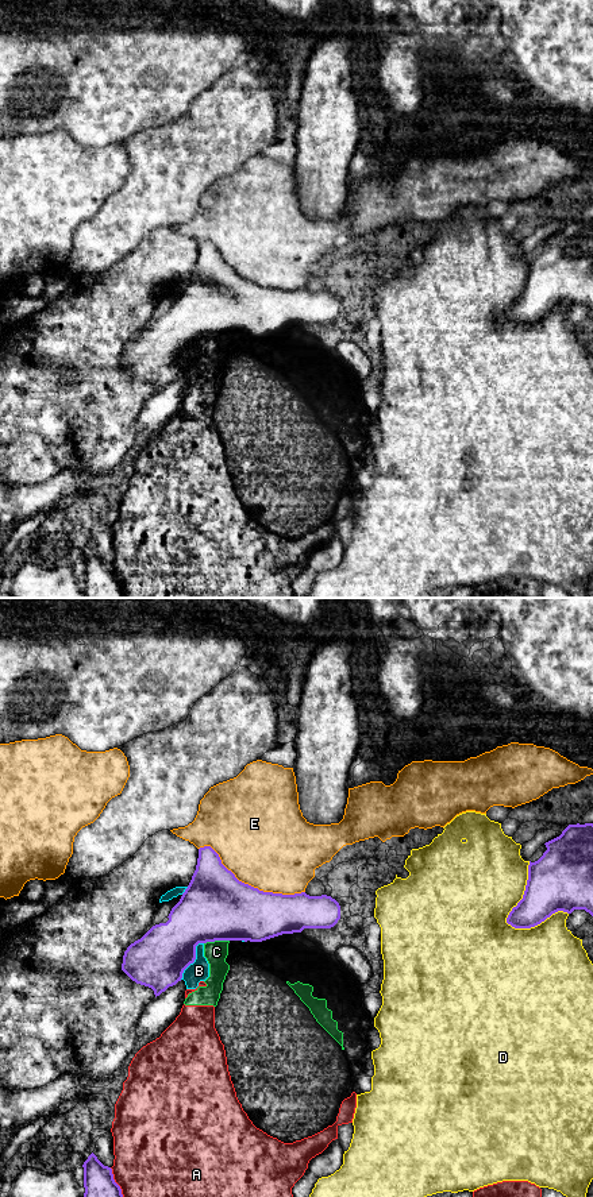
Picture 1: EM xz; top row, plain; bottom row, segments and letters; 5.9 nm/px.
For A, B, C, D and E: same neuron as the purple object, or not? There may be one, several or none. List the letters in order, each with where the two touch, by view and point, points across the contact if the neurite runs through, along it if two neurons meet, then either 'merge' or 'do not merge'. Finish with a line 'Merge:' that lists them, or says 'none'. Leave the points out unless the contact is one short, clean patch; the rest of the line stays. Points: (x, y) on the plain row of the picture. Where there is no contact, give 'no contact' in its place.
A: contact xz (118, 580); do not merge
B: contact xz (195, 354); do not merge
C: contact xz (216, 335); border xz (228, 335), (215, 335), (204, 339); do not merge
D: contact xz (523, 292); do not merge
E: contact xz (250, 281); do not merge
Merge: none

